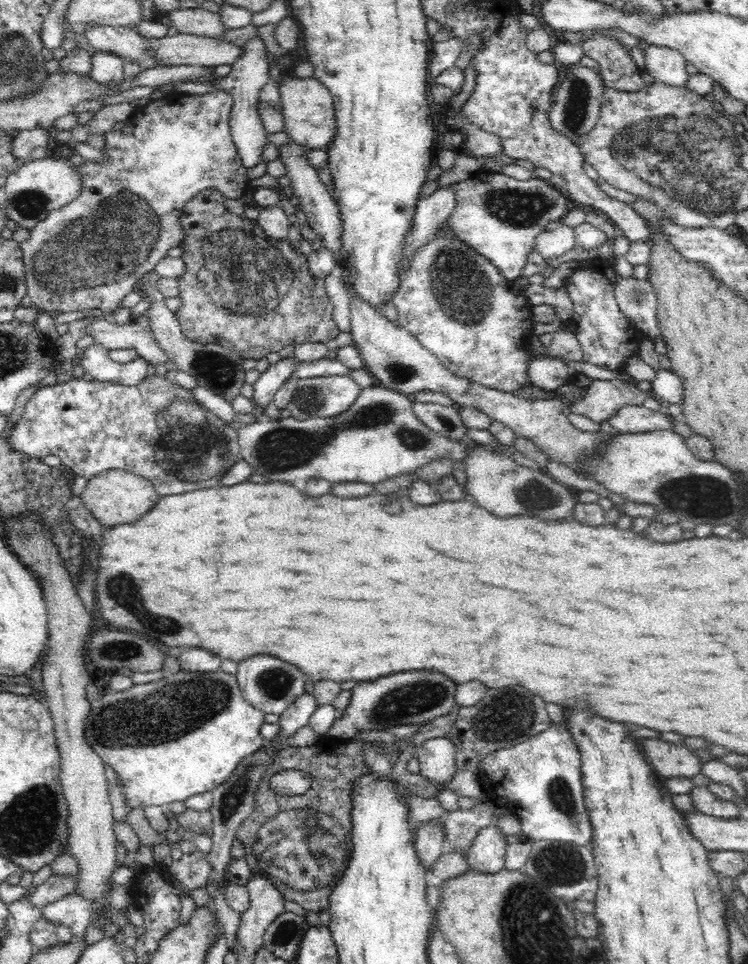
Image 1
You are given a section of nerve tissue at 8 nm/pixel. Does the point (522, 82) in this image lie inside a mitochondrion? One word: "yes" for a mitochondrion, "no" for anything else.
no

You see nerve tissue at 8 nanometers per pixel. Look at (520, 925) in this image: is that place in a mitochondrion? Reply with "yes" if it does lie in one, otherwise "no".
yes

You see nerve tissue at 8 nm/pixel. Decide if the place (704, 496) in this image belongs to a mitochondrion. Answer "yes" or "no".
yes

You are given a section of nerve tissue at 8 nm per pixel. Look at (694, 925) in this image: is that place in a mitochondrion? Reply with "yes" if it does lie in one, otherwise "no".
no

